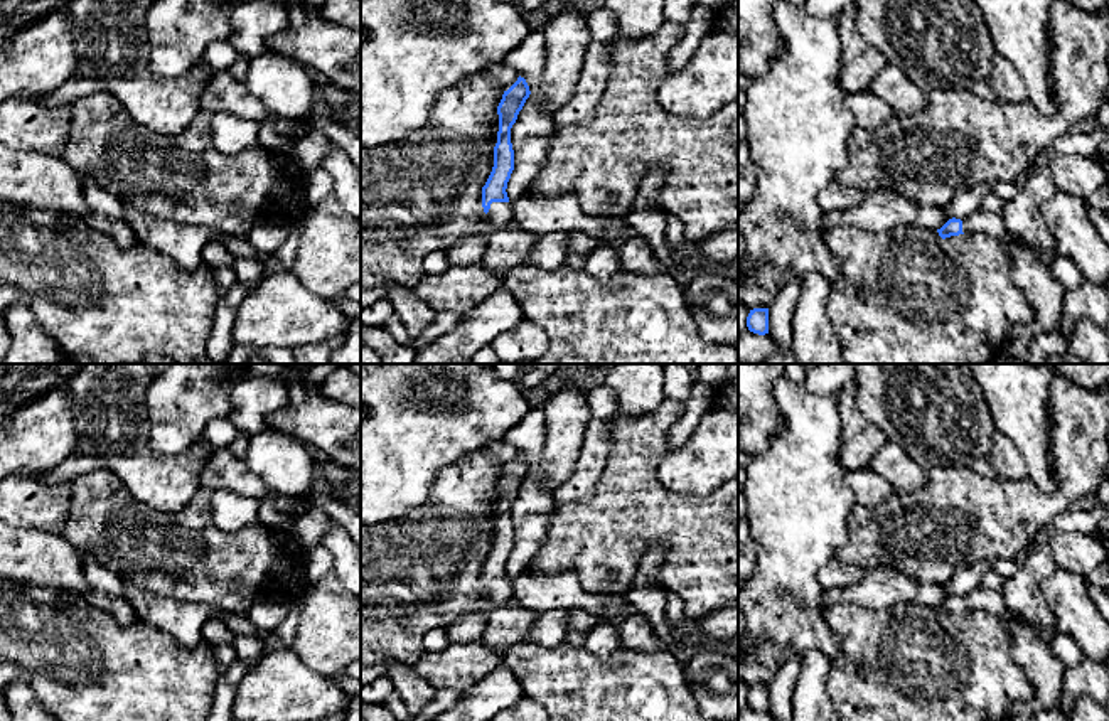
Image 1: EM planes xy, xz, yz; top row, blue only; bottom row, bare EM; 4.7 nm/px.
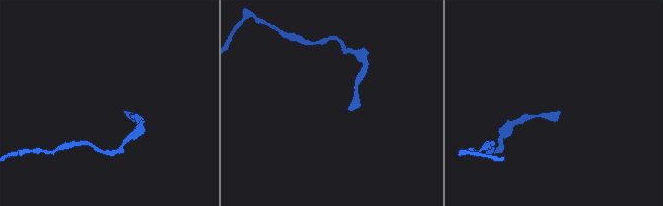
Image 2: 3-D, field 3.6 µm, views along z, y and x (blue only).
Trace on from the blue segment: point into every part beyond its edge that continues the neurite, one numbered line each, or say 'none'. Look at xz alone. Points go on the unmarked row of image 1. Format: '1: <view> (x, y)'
1: xz (499, 592)

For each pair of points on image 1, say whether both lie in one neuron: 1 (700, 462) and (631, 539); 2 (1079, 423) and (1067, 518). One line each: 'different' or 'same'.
1: different
2: different

